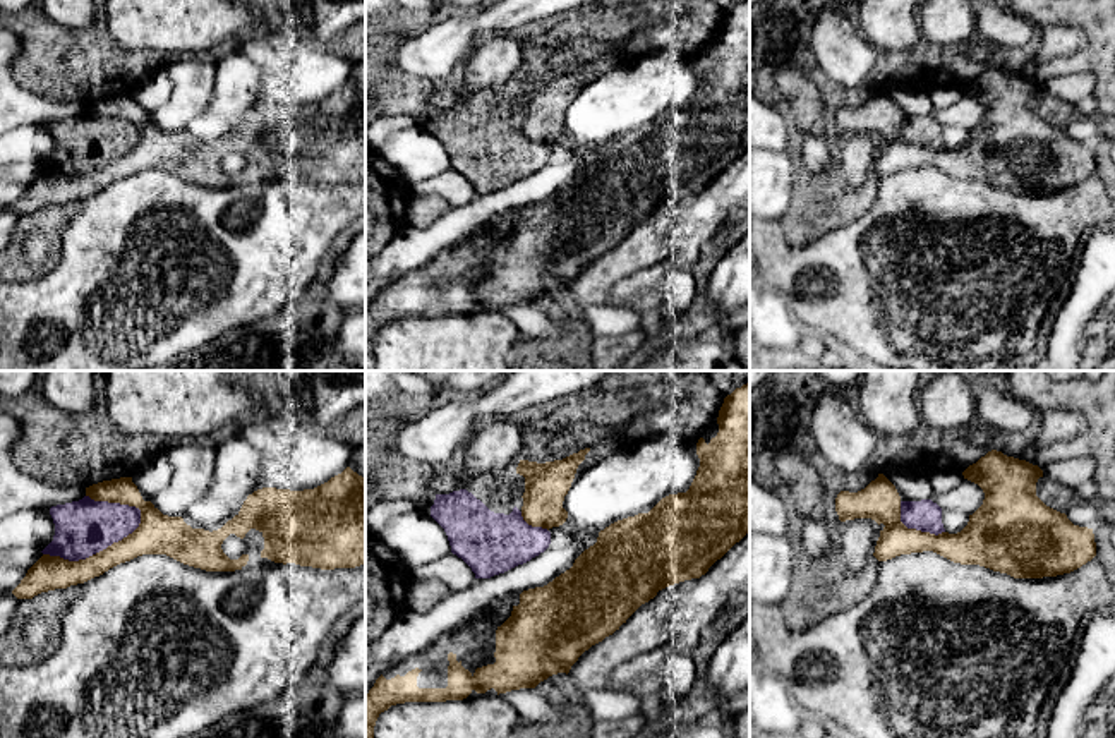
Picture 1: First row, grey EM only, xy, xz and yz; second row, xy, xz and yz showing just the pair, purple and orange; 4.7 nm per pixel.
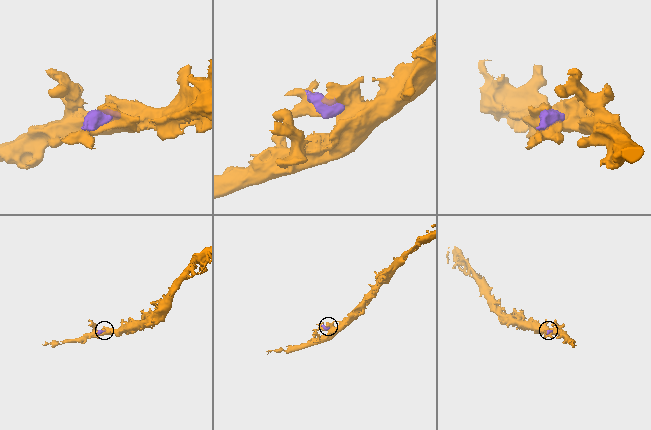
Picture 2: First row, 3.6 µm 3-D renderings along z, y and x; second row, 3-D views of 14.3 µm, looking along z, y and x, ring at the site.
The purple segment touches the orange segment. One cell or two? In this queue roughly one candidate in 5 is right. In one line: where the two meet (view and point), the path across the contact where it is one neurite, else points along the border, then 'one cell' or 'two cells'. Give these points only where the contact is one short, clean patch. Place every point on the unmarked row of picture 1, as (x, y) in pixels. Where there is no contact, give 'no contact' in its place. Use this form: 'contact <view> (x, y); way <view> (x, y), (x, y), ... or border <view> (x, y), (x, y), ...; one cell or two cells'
contact xy (98, 167); two cells

